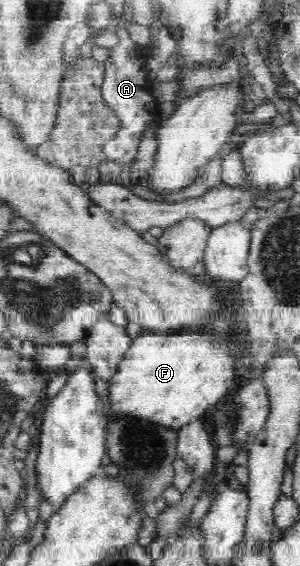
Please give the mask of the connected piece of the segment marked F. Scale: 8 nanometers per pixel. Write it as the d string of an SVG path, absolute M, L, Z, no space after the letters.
M196 330L185 333L143 332L132 340L117 370L108 380L113 414L163 425L176 431L201 418L207 406L221 400L235 382L229 355Z

